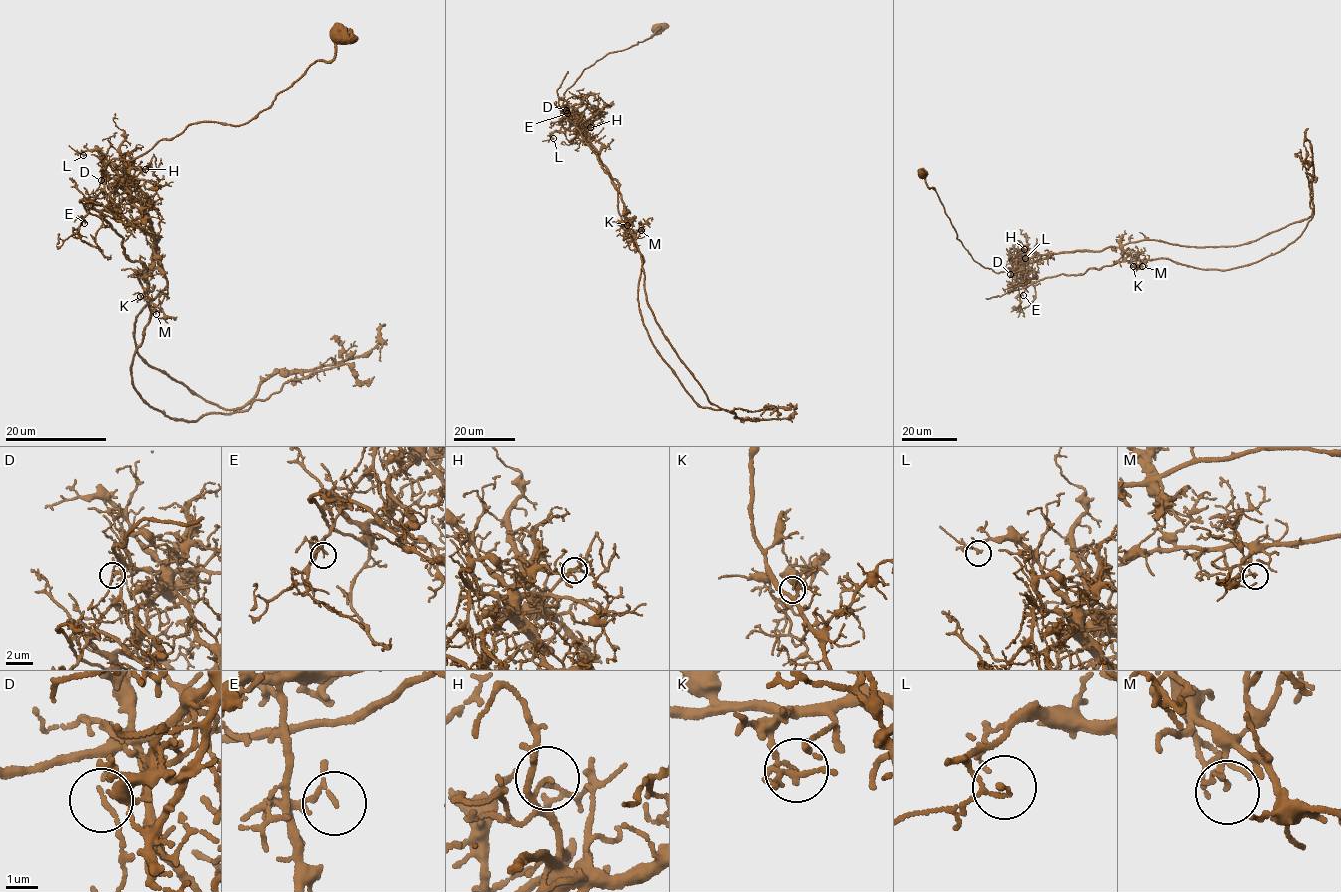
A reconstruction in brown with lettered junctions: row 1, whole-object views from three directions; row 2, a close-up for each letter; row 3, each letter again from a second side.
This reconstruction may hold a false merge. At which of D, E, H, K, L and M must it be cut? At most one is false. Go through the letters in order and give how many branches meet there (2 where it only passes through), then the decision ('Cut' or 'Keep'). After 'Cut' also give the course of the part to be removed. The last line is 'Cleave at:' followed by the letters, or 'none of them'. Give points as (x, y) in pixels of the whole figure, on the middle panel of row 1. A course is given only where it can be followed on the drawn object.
D: Branches: 2. Cut. Course of the part to remove: (566, 110), (619, 185), (617, 206), (640, 254), (647, 303), (710, 401), (729, 411), (796, 404)
E: Branches: 2. Keep
H: Branches: 2. Keep
K: Branches: 2. Keep
L: Branches: 2. Keep
M: Branches: 2. Keep
Cleave at: D

